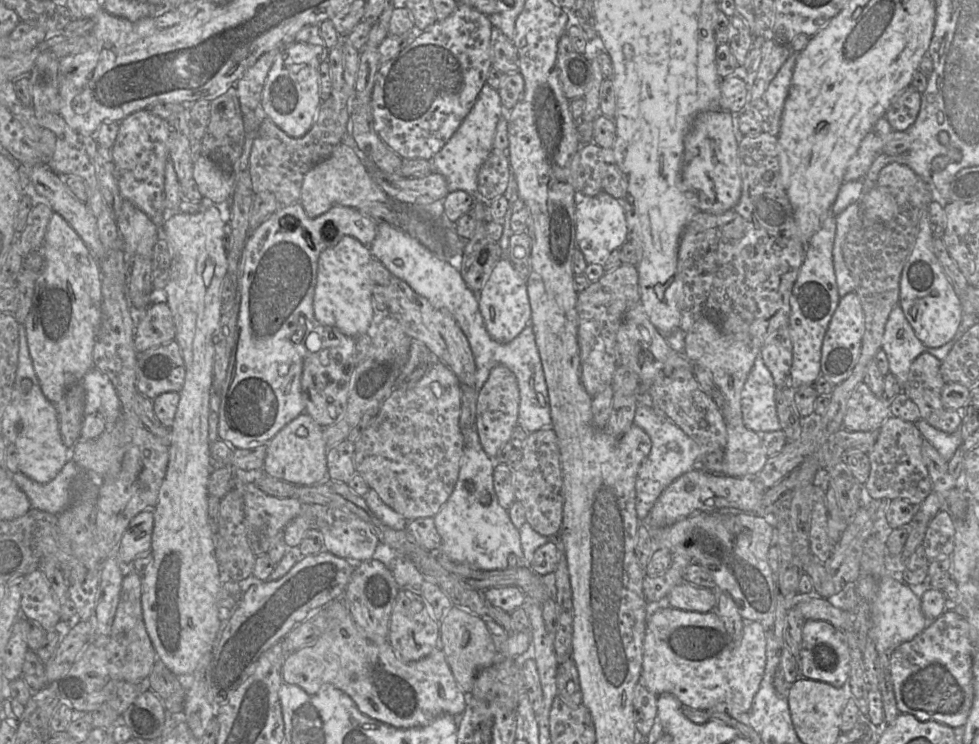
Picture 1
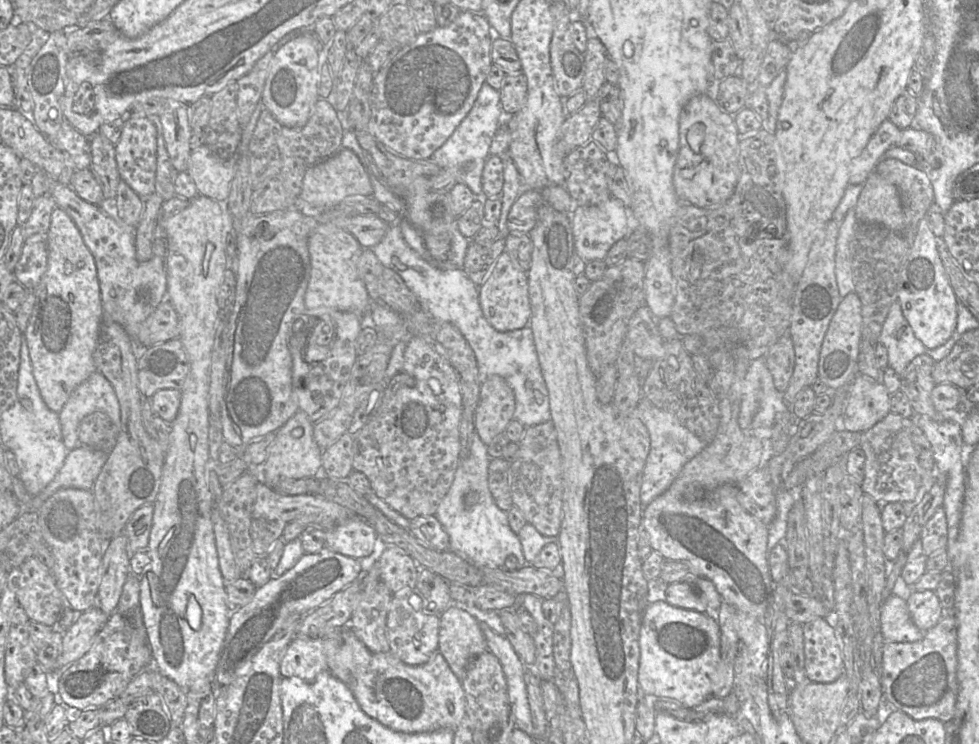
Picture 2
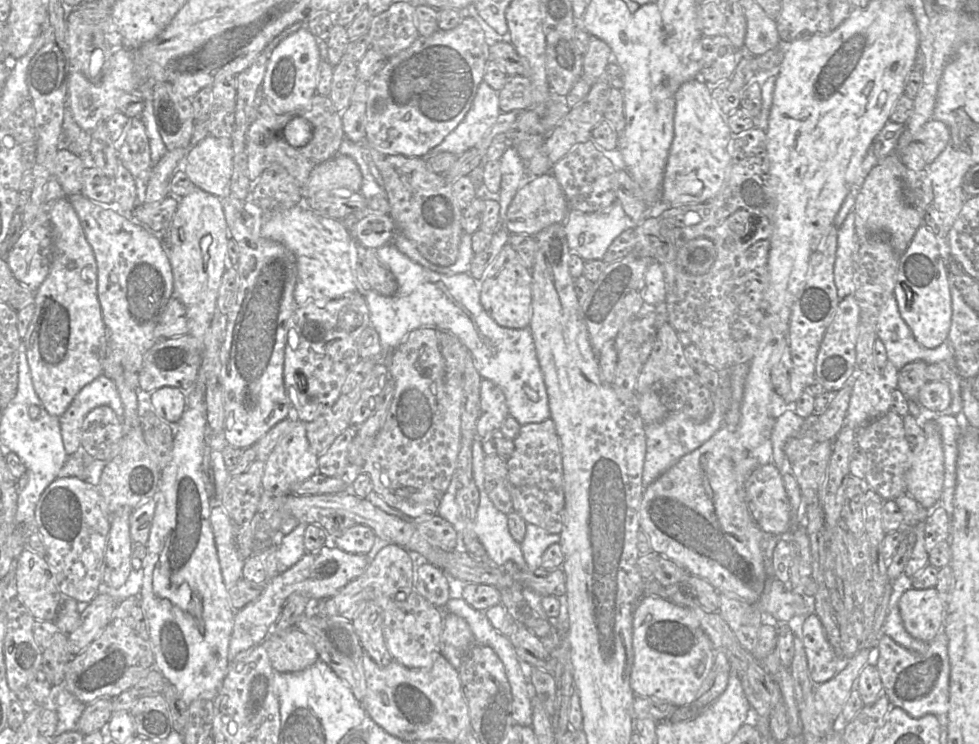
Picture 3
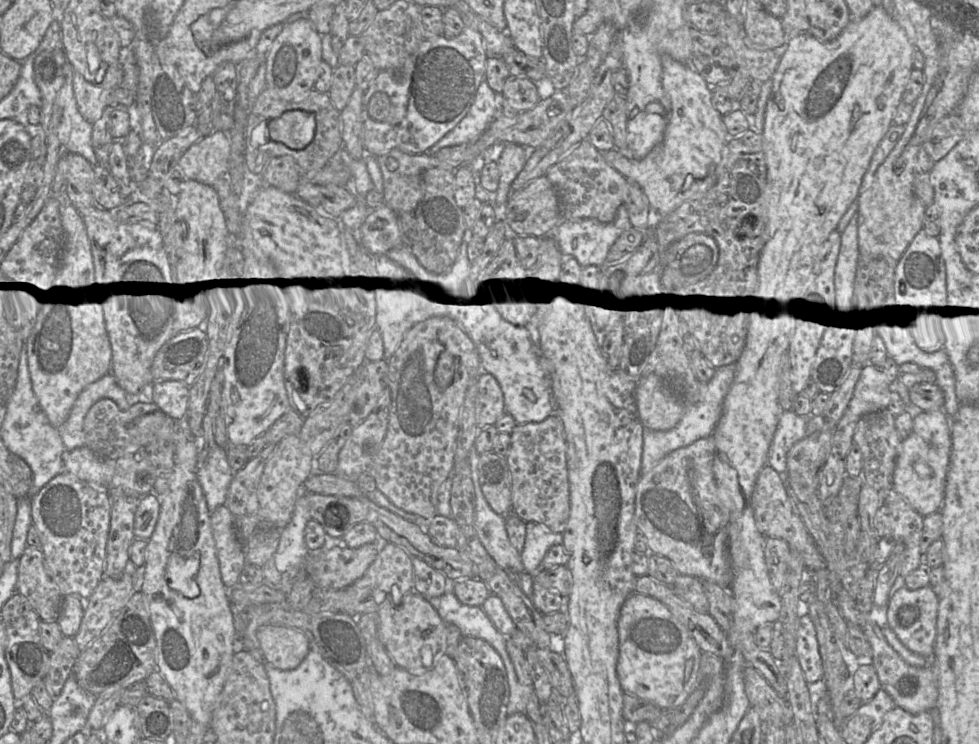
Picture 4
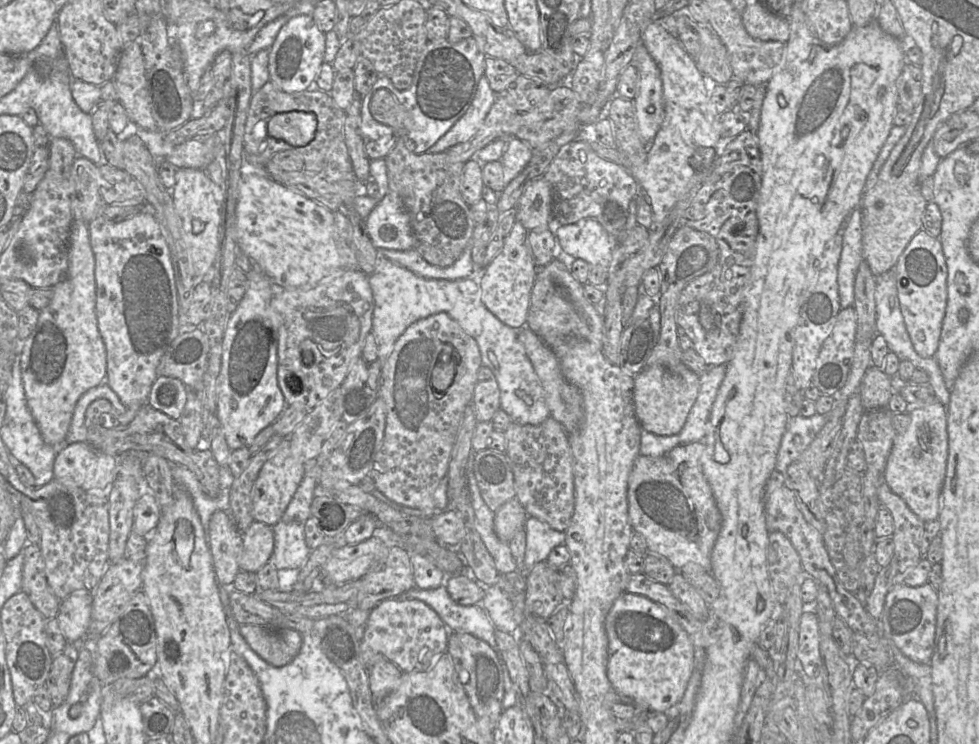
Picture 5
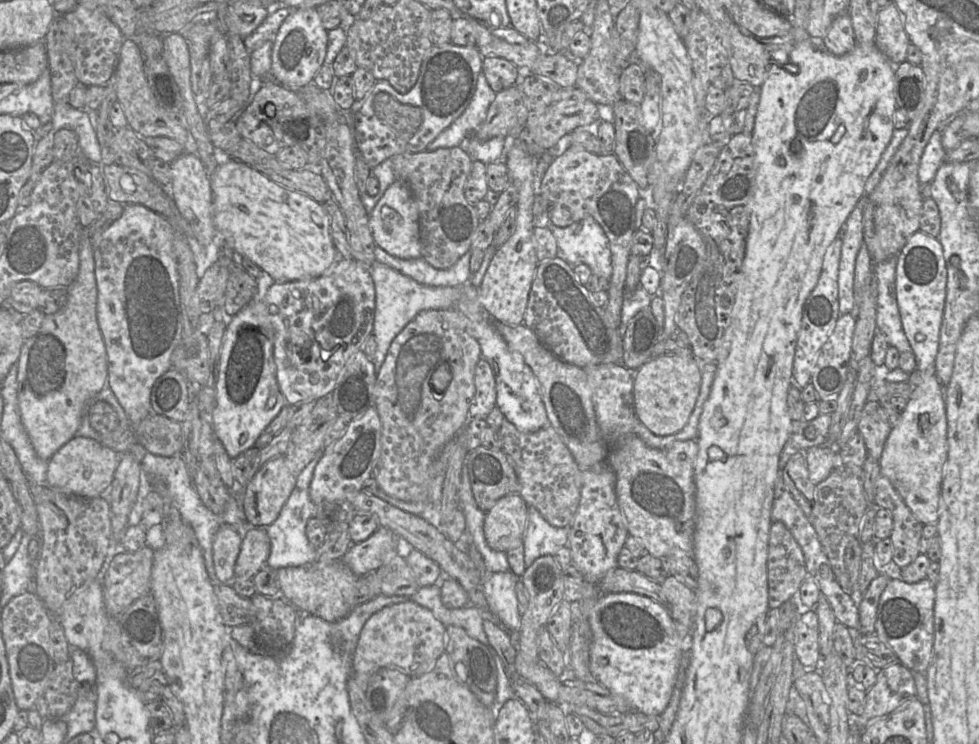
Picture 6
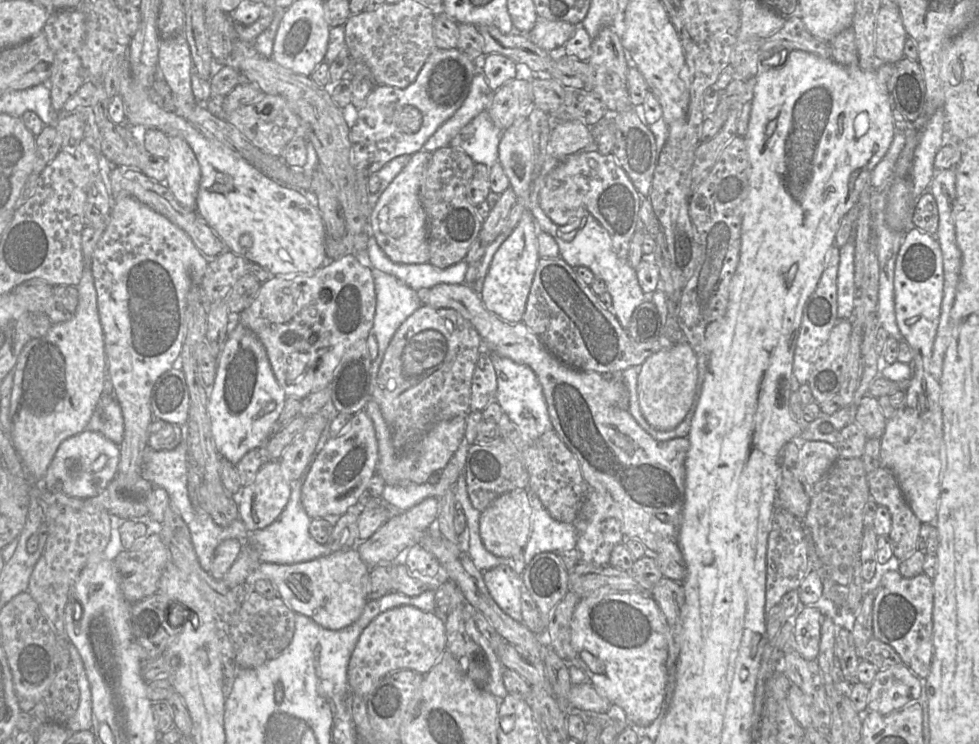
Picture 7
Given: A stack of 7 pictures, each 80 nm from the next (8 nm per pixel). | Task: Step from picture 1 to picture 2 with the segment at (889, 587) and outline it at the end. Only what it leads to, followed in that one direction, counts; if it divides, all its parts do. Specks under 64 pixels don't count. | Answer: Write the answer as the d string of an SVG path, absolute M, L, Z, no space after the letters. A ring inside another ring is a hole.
M893 594L881 606L880 631L886 642L895 643L917 642L925 634L912 621L907 600Z

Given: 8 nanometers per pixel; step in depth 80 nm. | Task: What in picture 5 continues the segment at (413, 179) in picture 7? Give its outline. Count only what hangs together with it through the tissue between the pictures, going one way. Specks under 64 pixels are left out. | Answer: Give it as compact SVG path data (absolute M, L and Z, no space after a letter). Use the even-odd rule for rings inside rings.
M388 192L366 219L368 234L377 249L414 248L410 217L400 197Z

